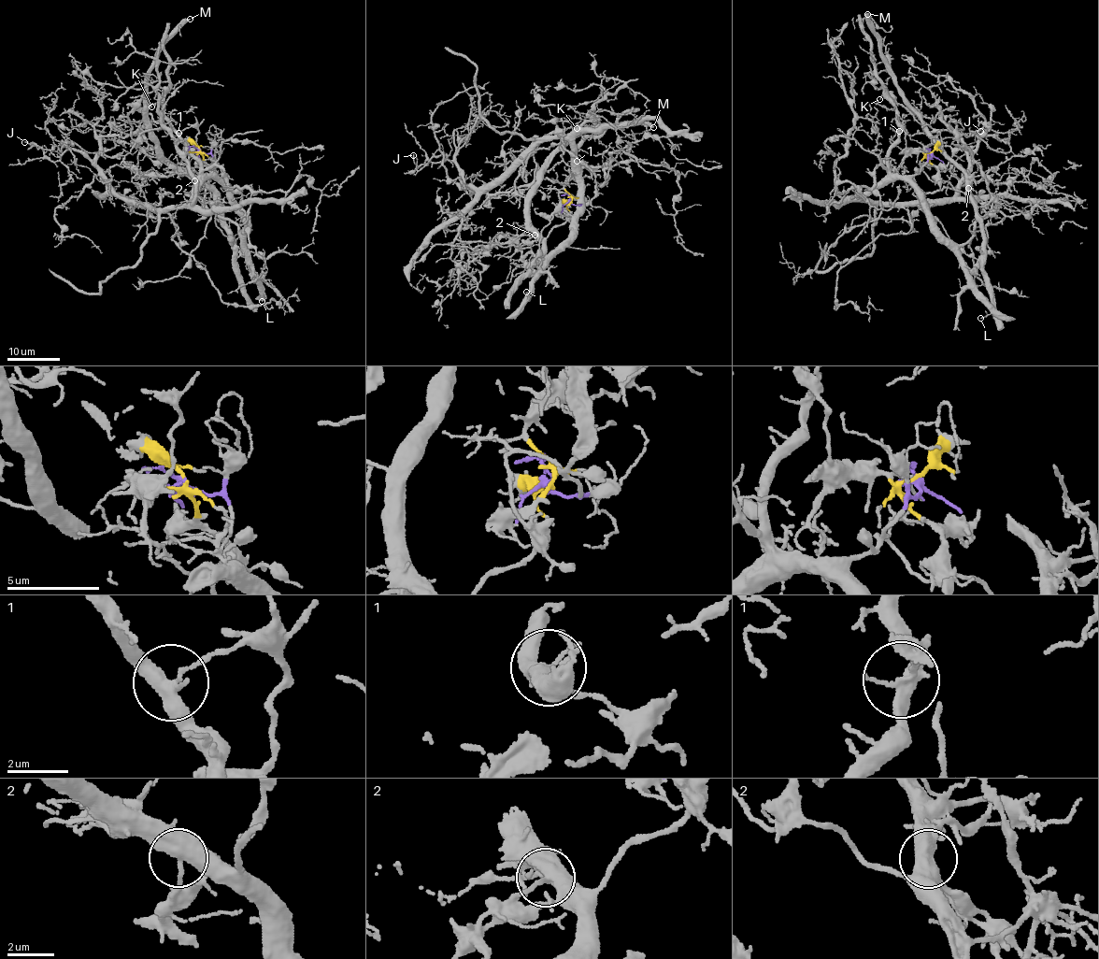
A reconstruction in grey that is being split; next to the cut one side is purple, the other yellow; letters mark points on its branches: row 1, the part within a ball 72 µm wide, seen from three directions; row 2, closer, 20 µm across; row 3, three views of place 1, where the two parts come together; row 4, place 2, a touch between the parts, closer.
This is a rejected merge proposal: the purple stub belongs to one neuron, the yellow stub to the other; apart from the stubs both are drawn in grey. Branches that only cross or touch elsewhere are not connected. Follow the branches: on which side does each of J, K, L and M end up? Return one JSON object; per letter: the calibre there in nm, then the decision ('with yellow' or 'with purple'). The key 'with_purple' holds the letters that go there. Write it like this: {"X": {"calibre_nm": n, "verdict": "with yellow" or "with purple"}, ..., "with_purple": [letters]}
{"J": {"calibre_nm": 150, "verdict": "with purple"}, "K": {"calibre_nm": 110, "verdict": "with purple"}, "L": {"calibre_nm": 80, "verdict": "with purple"}, "M": {"calibre_nm": 360, "verdict": "with yellow"}, "with_purple": ["J", "K", "L"]}

